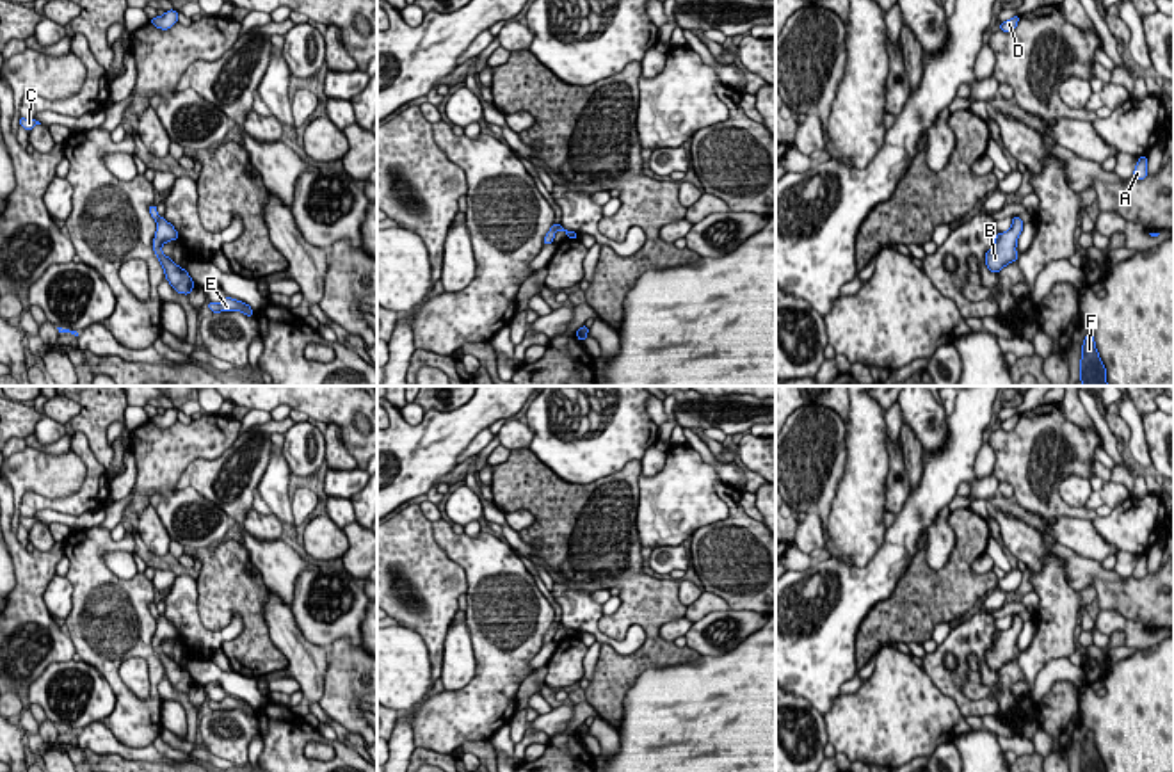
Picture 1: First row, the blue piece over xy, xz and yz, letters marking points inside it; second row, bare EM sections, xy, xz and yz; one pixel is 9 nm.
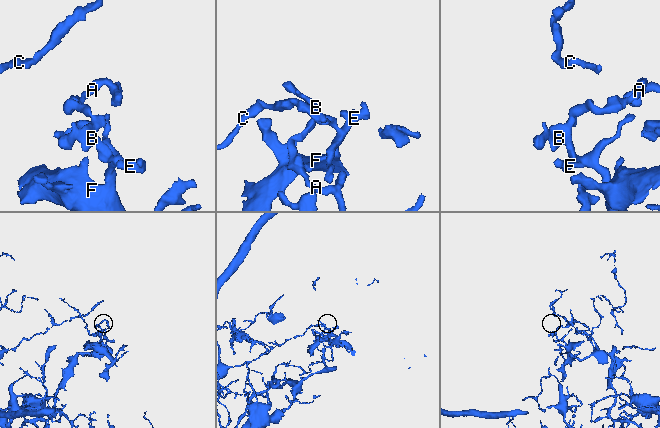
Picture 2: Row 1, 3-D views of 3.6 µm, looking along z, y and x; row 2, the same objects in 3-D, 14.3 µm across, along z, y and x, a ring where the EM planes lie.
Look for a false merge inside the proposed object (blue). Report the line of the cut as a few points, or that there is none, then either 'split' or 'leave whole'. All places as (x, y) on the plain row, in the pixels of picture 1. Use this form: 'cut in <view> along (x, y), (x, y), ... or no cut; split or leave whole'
cut in xz along (555, 623), (557, 628); split

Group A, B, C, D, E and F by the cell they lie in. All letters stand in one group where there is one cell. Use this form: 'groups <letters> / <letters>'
groups A C D / B E F

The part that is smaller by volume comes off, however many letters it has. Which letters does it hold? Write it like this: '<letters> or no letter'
B, E, F

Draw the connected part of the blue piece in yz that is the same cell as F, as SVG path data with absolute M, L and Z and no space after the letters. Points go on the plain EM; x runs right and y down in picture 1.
M1087 731L1082 744L1080 772L1106 772L1106 767L1098 752L1092 731Z

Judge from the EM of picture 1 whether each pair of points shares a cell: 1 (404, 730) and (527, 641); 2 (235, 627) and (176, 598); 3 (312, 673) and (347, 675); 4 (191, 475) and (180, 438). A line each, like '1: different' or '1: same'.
1: different
2: same
3: different
4: different

